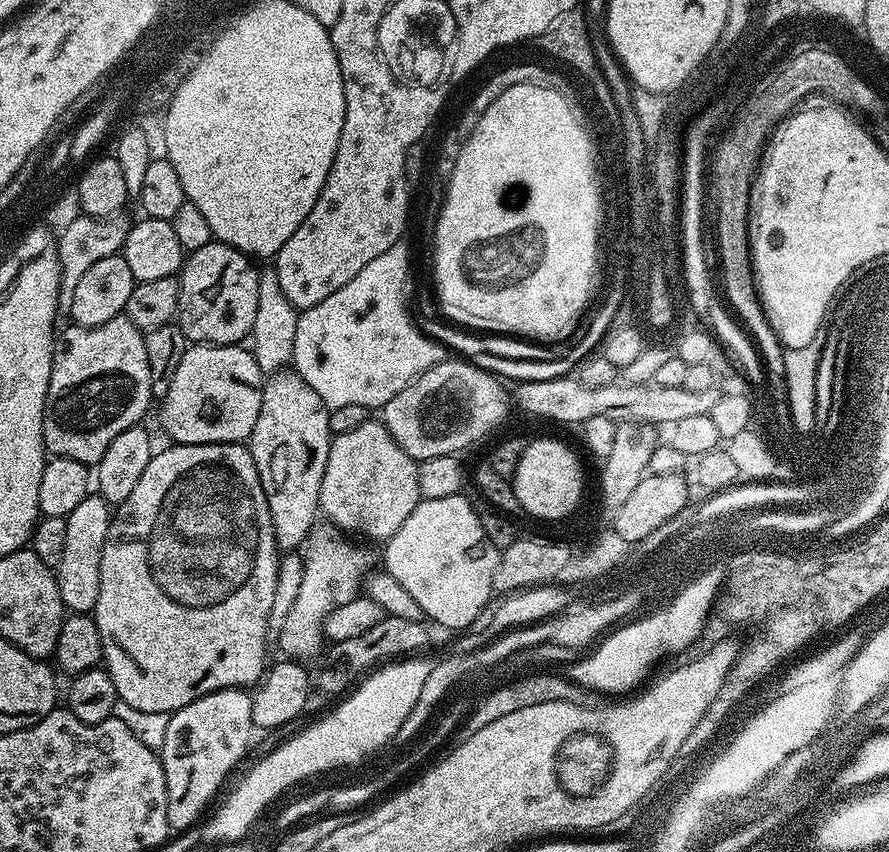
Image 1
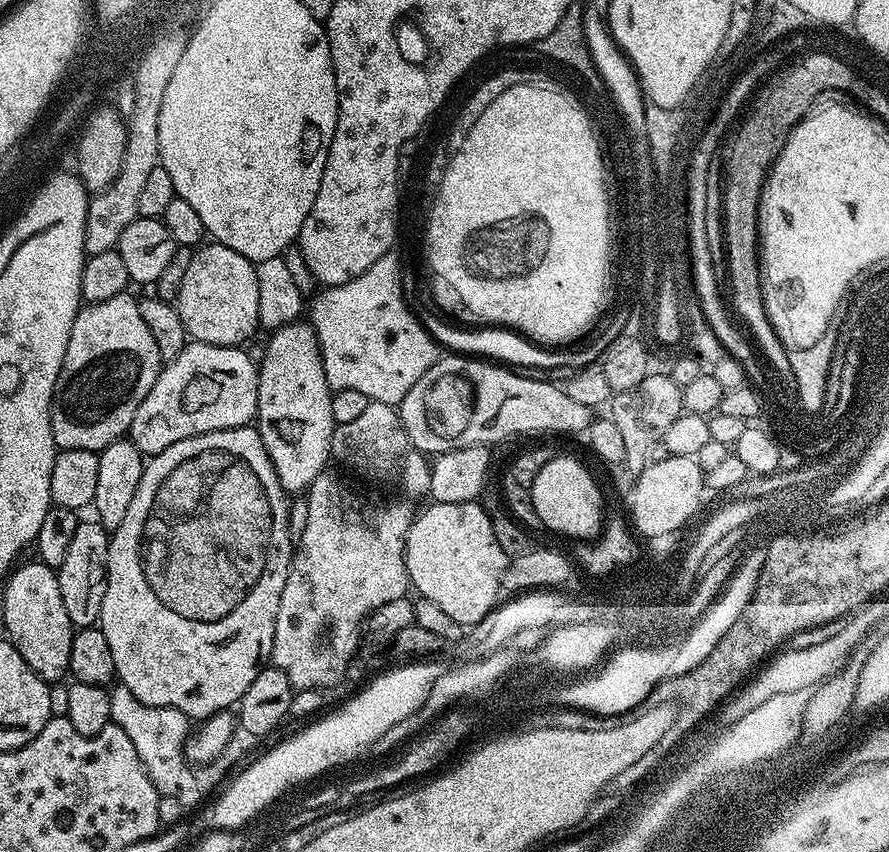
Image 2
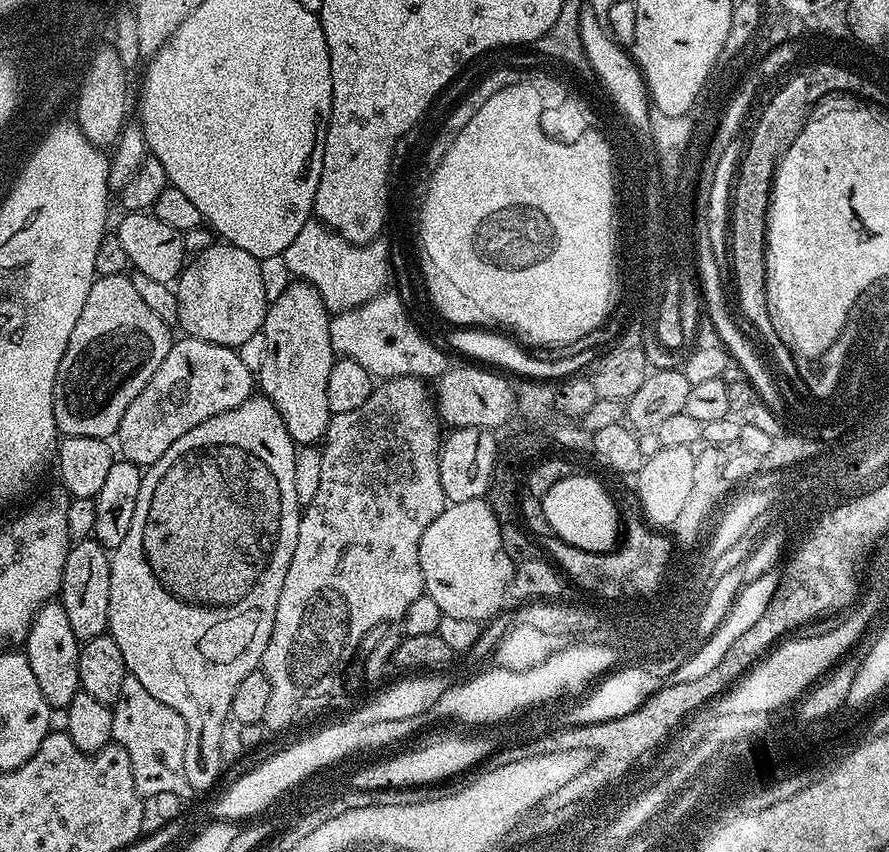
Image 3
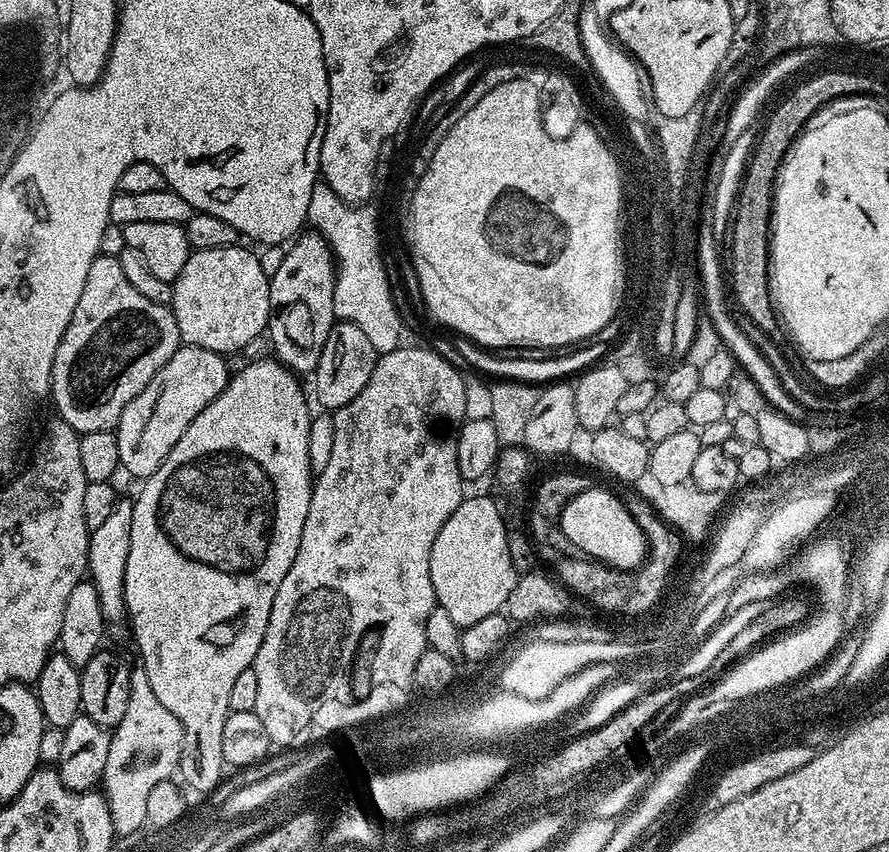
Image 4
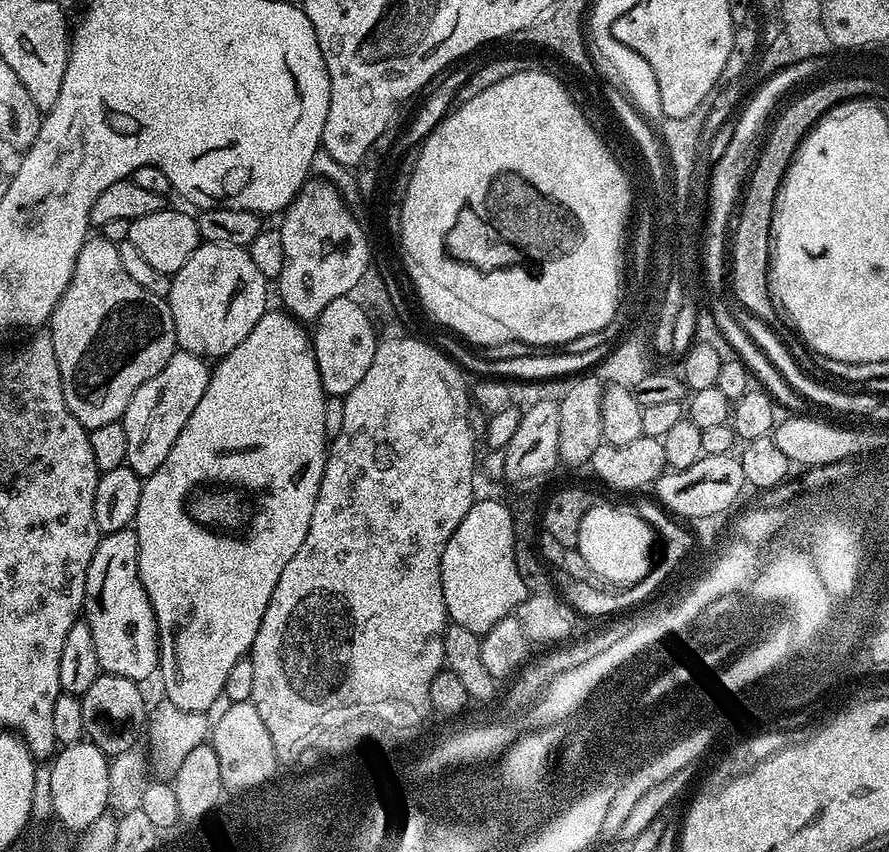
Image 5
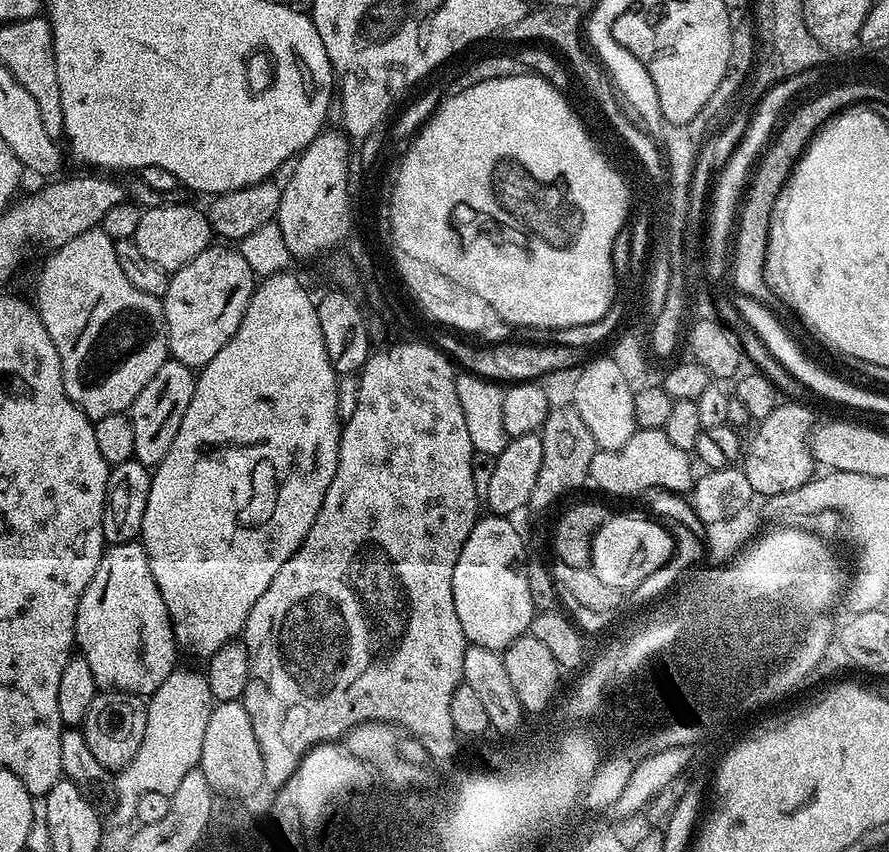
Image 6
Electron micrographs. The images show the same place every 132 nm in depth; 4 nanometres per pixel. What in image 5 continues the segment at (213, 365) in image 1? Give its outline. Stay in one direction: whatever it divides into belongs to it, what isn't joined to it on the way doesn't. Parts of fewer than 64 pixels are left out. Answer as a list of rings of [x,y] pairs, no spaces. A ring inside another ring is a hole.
[[[177,350],[150,382],[138,386],[122,417],[126,430],[126,467],[134,470],[134,474],[147,478],[166,462],[166,454],[170,454],[174,442],[178,442],[182,426],[190,422],[194,406],[198,406],[202,394],[206,394],[209,375],[210,364],[205,357]]]

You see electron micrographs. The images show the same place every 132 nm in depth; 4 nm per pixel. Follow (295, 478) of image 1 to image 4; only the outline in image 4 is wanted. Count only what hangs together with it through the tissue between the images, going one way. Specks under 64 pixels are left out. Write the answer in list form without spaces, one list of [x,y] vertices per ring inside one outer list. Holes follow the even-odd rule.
[[[315,230],[305,231],[297,235],[287,245],[282,266],[270,277],[270,318],[266,329],[267,339],[272,339],[275,359],[297,374],[315,373],[318,358],[322,358],[322,346],[326,342],[326,334],[330,334],[333,324],[337,323],[334,314],[334,286],[336,278],[336,258],[331,246]]]

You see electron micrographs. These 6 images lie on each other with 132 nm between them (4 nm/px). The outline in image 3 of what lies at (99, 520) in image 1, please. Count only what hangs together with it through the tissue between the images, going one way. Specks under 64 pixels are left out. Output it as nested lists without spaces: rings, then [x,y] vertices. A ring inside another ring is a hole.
[[[95,538],[77,540],[69,547],[58,600],[66,610],[66,618],[70,618],[70,626],[77,640],[93,640],[107,633],[110,614],[110,552]]]

